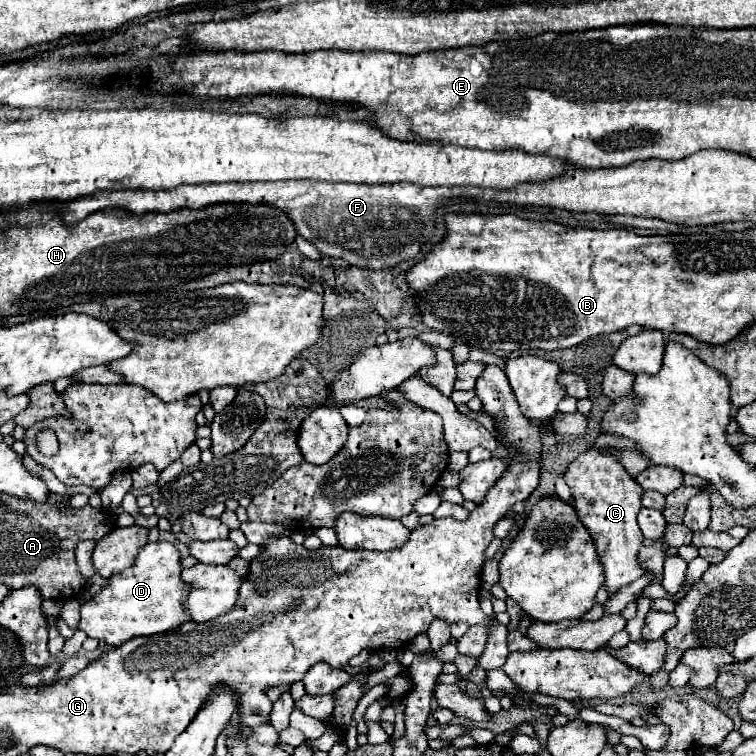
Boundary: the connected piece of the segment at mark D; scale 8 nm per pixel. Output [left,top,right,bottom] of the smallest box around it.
[80,541,190,647]

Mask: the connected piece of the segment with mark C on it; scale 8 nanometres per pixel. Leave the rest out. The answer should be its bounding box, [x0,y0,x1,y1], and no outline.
[564,449,642,593]

